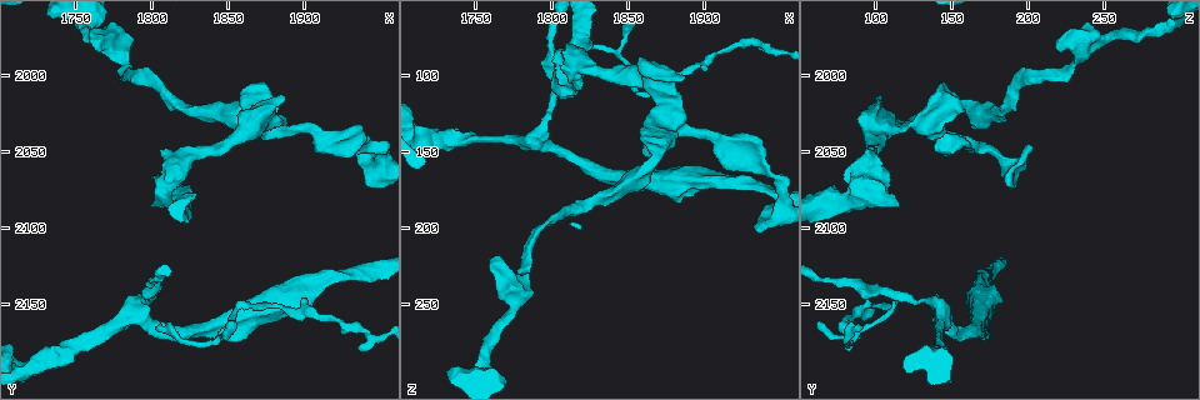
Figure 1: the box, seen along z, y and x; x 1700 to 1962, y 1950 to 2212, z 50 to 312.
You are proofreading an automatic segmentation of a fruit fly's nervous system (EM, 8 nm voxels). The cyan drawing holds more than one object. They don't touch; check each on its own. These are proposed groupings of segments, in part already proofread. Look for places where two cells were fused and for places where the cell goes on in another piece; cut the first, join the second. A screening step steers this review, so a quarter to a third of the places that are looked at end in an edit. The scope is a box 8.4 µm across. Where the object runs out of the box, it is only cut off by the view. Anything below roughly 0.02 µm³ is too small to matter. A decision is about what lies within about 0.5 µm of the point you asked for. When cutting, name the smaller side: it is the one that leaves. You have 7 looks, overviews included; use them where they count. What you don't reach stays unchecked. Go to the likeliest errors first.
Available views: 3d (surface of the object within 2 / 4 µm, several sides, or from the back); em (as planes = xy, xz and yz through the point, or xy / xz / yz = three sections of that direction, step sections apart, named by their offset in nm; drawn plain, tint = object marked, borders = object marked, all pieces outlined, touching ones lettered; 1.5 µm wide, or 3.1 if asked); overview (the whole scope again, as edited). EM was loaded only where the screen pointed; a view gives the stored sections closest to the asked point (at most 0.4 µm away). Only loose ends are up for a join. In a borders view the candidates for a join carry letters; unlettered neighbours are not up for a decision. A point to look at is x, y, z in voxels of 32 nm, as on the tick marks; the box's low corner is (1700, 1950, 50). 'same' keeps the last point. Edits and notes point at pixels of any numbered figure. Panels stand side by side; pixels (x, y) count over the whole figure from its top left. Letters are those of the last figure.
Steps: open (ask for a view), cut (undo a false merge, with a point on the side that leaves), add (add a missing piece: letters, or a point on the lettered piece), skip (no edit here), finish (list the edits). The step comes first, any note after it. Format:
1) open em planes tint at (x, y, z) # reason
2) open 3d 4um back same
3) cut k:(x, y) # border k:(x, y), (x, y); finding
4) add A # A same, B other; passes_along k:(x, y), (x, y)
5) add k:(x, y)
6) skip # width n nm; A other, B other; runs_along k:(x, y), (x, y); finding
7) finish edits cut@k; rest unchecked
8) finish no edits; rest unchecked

open 3d 4um at (1936, 2048, 202) # free end

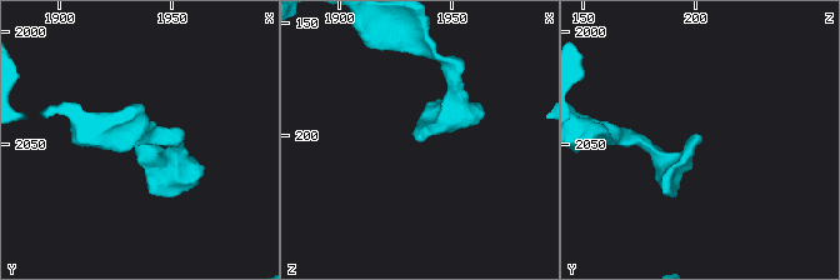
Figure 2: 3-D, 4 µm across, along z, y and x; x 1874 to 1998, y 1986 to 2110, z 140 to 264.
open em planes borders at (1934, 2046, 203) # need the tissue

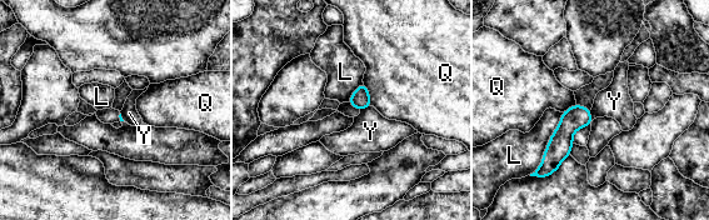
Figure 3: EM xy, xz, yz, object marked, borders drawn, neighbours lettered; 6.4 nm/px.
skip # L other, Q other, Y other; runs_along 3:(585, 111), (563, 134), (549, 170); none of them fits

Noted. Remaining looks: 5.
open em xz step 4 tint at (1886, 2030, 116) # stops while still wide

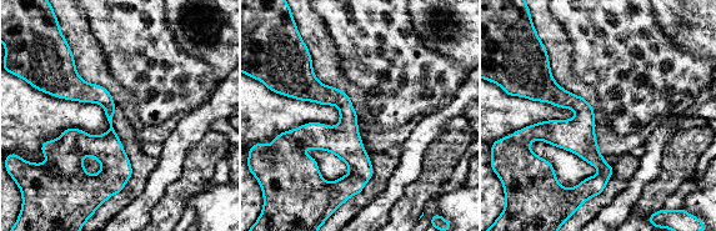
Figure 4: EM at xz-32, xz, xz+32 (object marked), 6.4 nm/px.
open em xy step 8 borders same

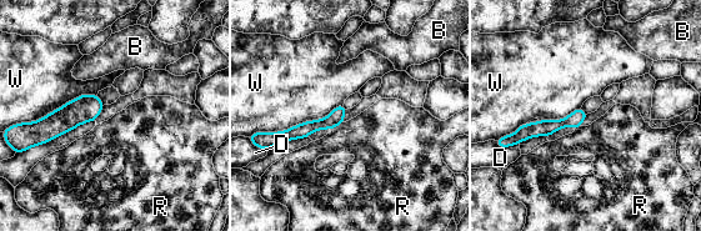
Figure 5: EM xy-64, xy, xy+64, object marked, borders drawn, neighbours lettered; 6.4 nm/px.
skip # B other, D other, R other, W other; border 5:(343, 121), (330, 130); no lettered piece goes on from it

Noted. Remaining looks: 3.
open em xy step 4 tint at (1736, 2182, 144) # thick turns thin

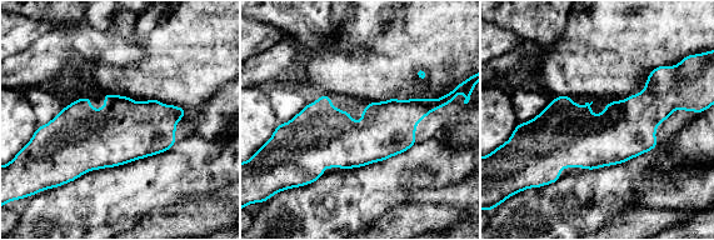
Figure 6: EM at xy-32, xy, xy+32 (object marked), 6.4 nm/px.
open em planes borders same

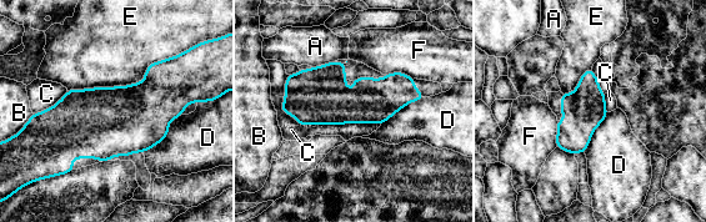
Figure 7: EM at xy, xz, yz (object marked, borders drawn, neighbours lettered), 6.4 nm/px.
skip # width 320 nm; A other, B other, C other, D other, E other, F other; border 7:(285, 79), (300, 124), (380, 124); all the same cell

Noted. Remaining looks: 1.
finish no edits; rest unchecked

